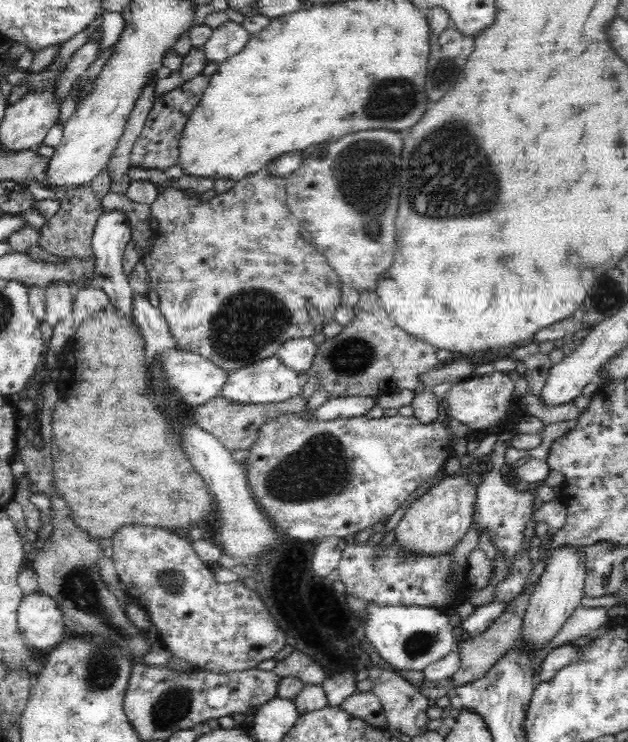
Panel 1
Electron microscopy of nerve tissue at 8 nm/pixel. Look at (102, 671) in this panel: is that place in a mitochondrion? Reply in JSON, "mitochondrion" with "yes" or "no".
{"mitochondrion":"yes"}

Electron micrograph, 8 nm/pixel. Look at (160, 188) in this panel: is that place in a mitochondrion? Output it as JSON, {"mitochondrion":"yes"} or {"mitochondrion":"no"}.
{"mitochondrion":"no"}

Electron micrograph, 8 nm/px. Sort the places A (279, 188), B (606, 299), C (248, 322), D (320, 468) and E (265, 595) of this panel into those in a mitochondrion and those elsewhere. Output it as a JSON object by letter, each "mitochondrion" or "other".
{"A":"other","B":"mitochondrion","C":"mitochondrion","D":"mitochondrion","E":"other"}

